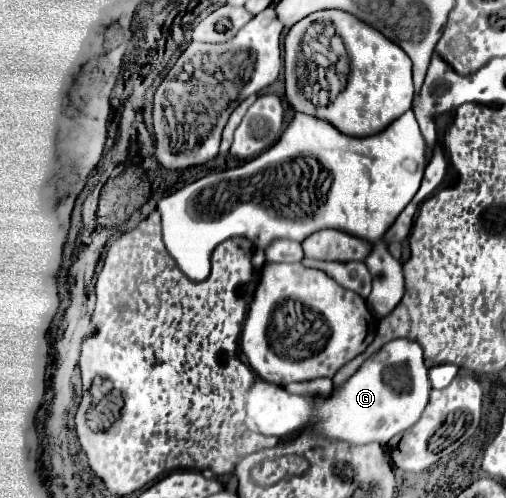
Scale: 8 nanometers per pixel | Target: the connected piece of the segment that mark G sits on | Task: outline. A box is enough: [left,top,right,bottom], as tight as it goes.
[246,339,430,445]

